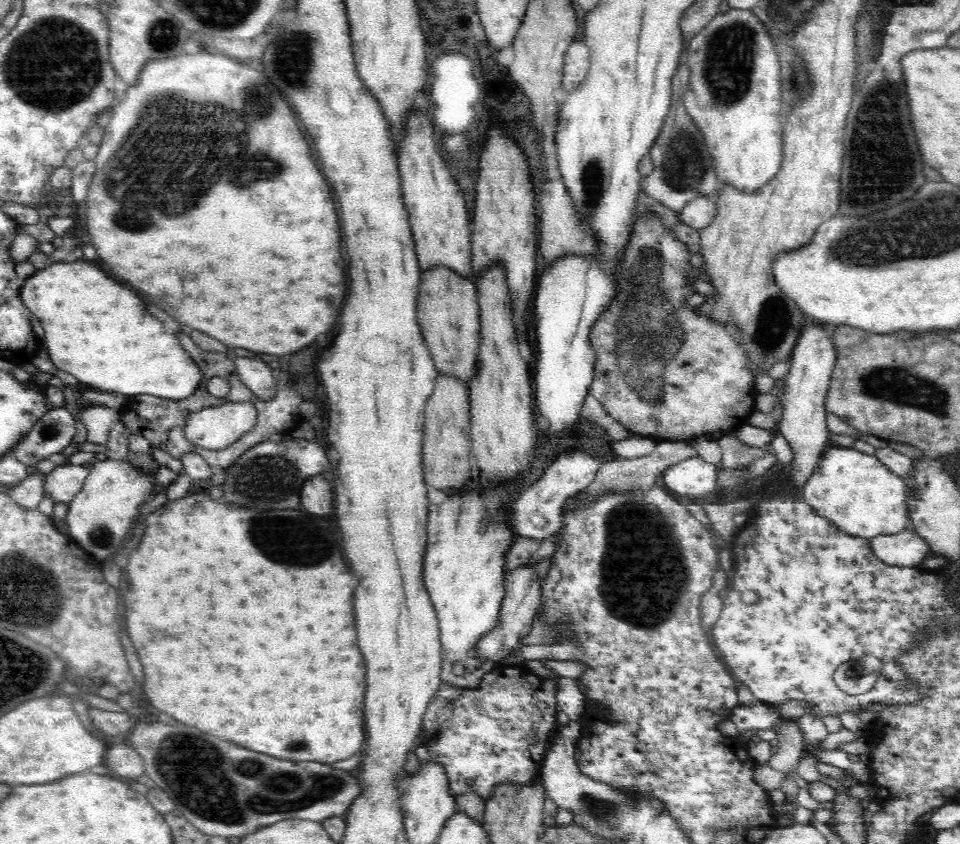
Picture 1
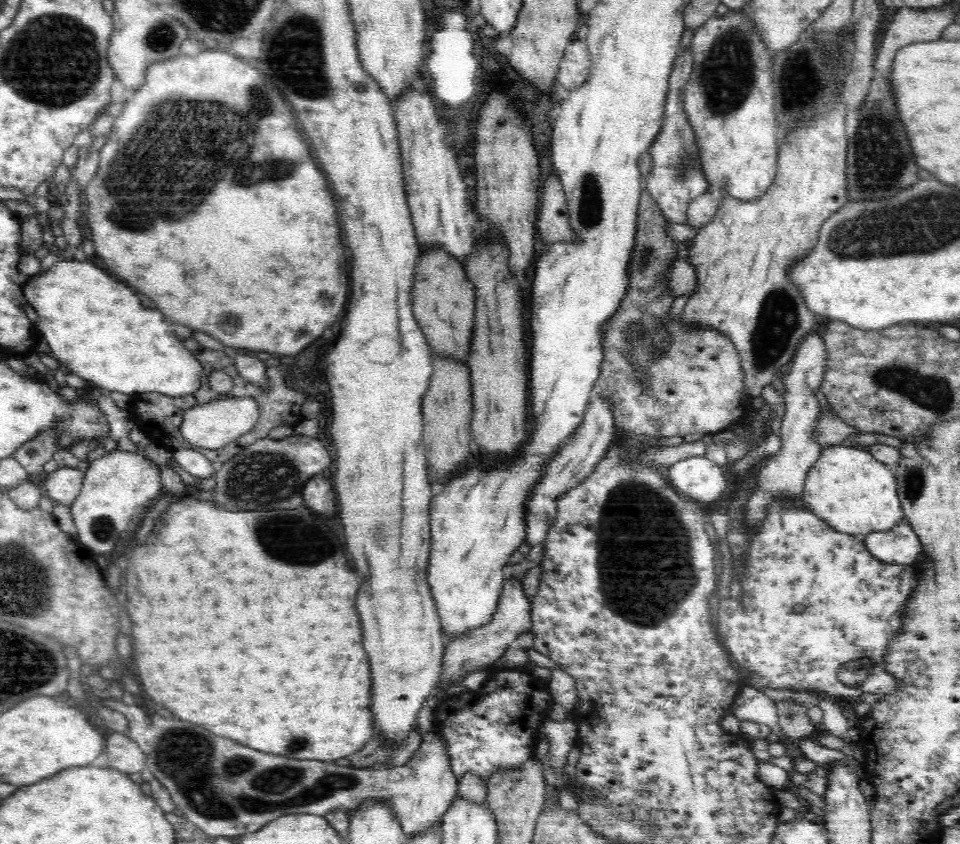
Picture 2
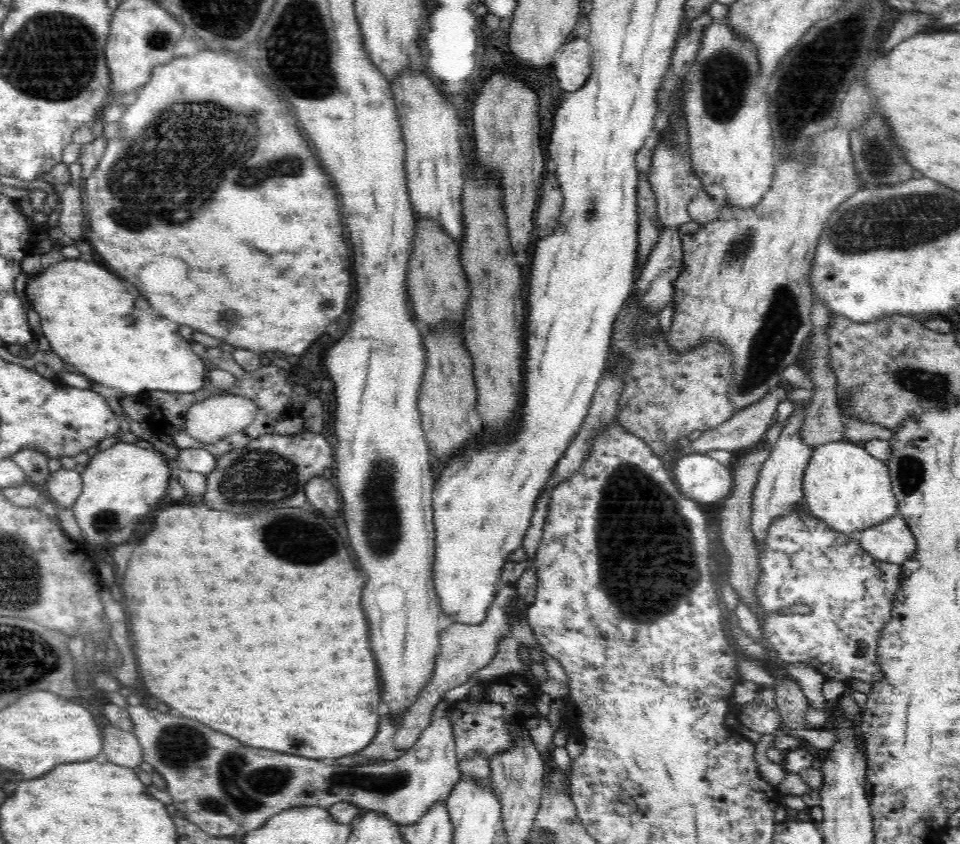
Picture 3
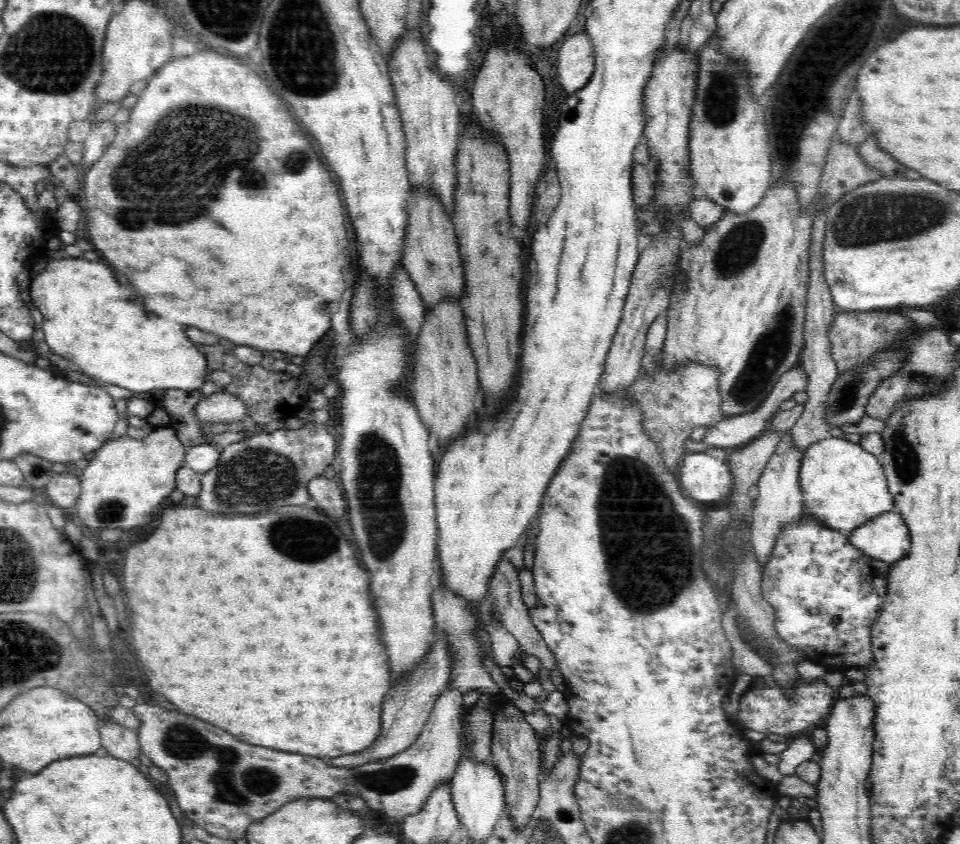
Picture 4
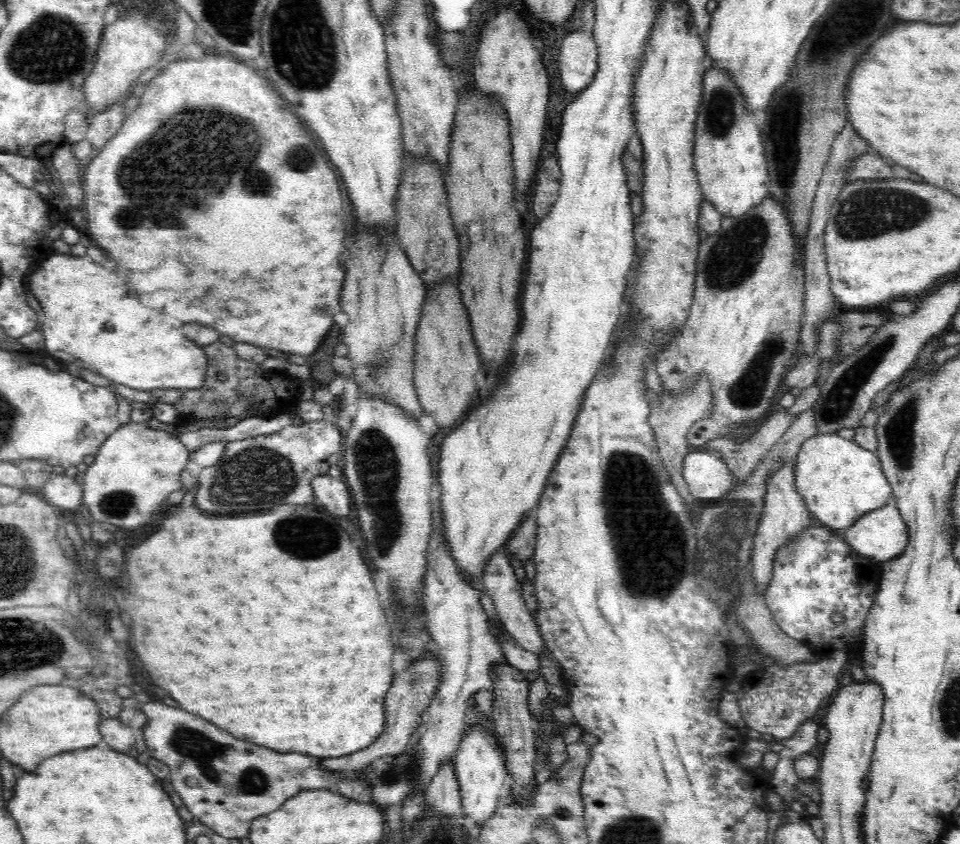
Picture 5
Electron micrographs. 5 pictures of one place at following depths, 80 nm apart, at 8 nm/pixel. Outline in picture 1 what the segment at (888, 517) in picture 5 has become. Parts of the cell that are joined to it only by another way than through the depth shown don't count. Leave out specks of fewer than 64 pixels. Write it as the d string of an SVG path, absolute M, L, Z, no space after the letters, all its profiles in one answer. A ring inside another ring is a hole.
M912 528L898 534L874 536L870 545L874 554L889 565L920 568L922 562L932 556L926 540Z

